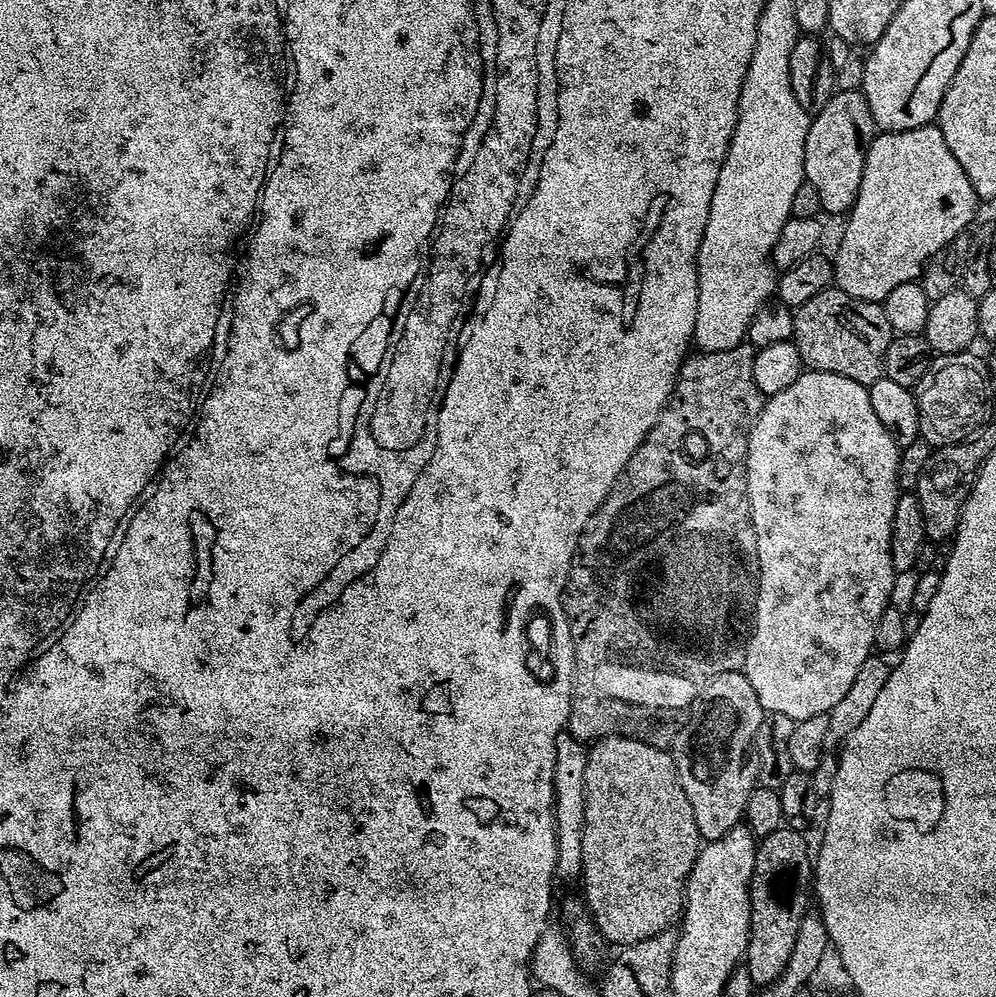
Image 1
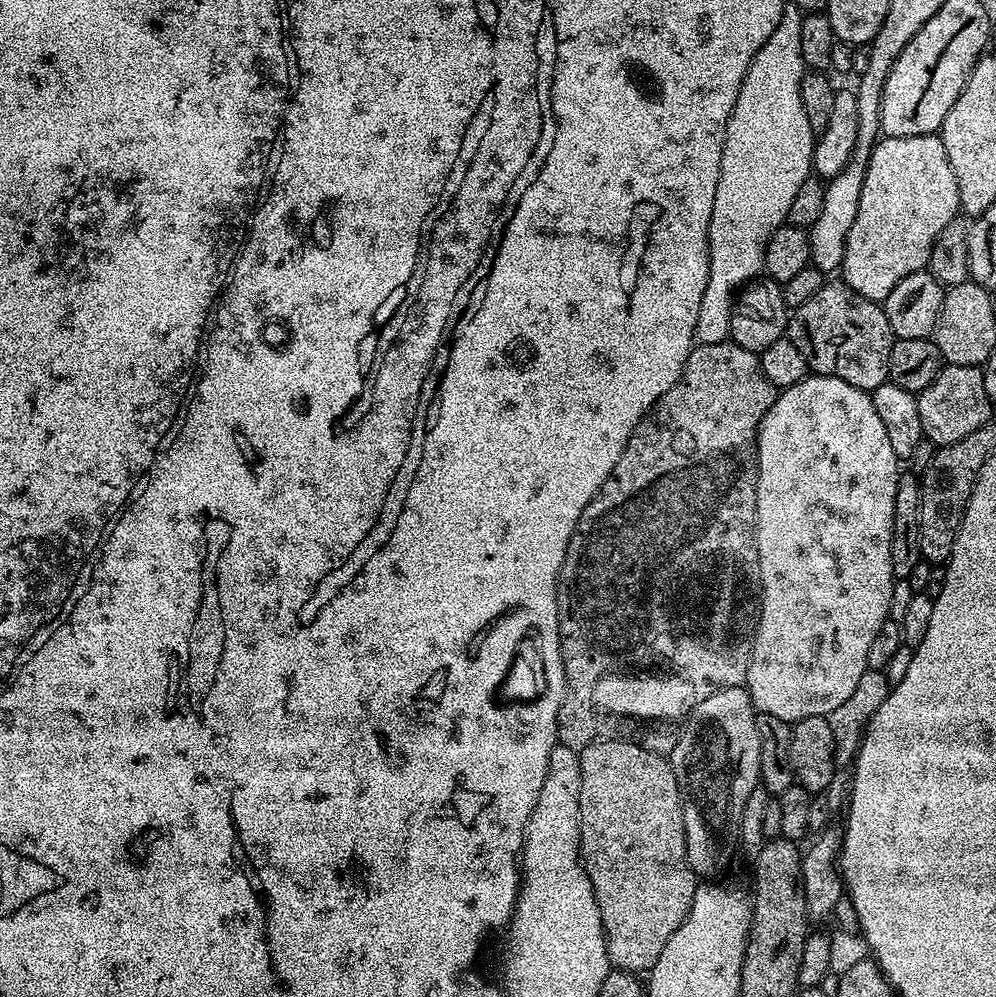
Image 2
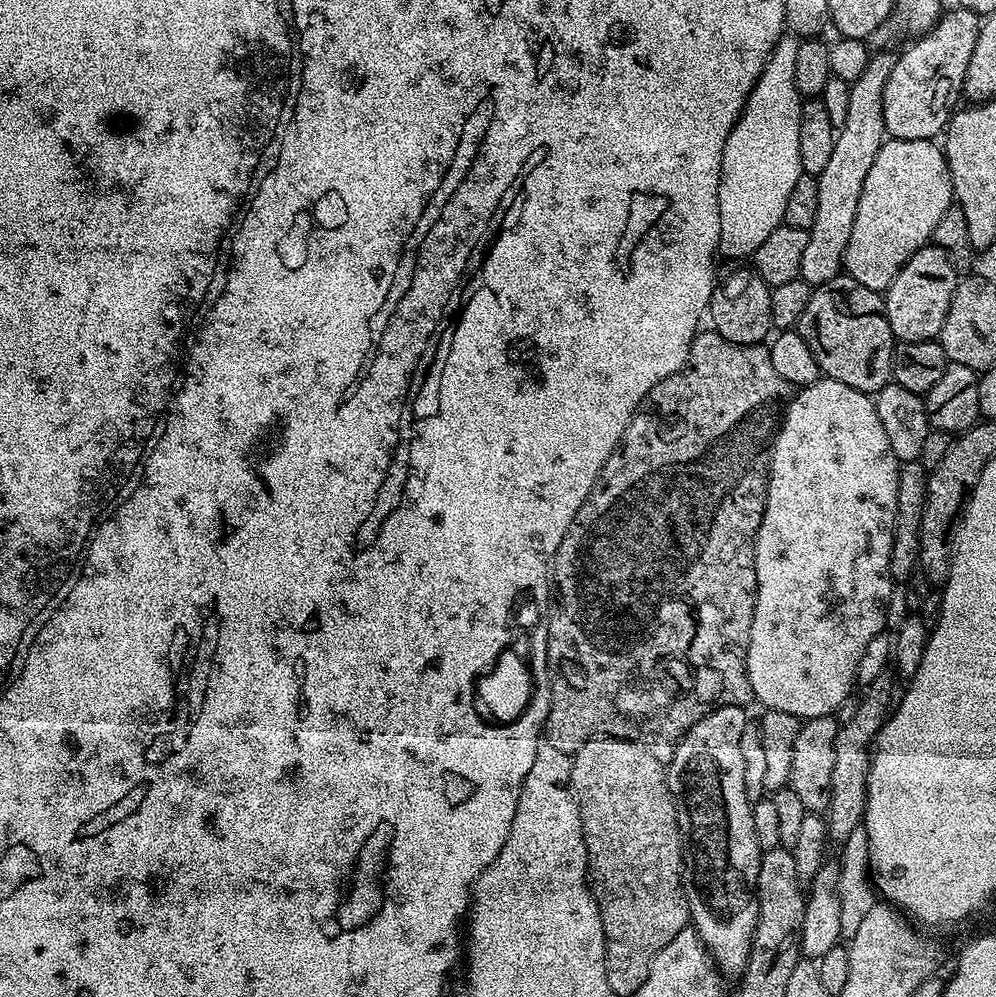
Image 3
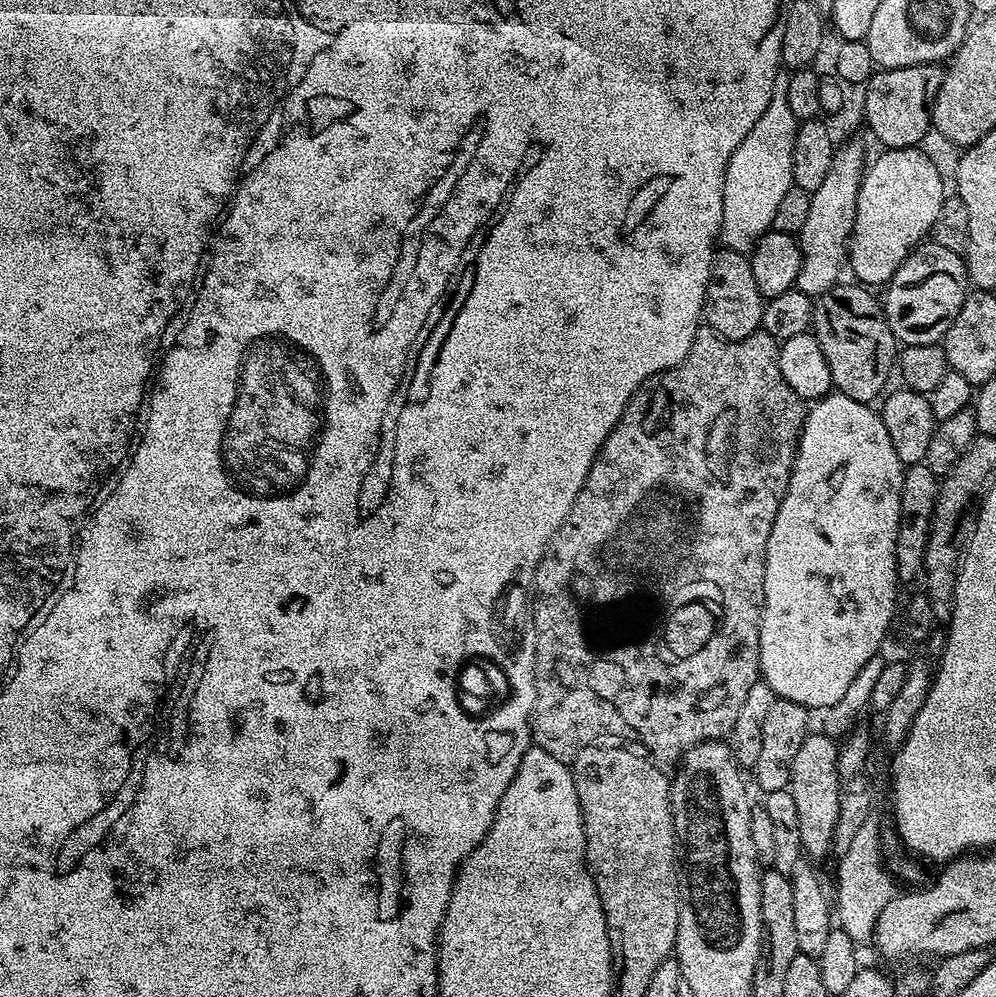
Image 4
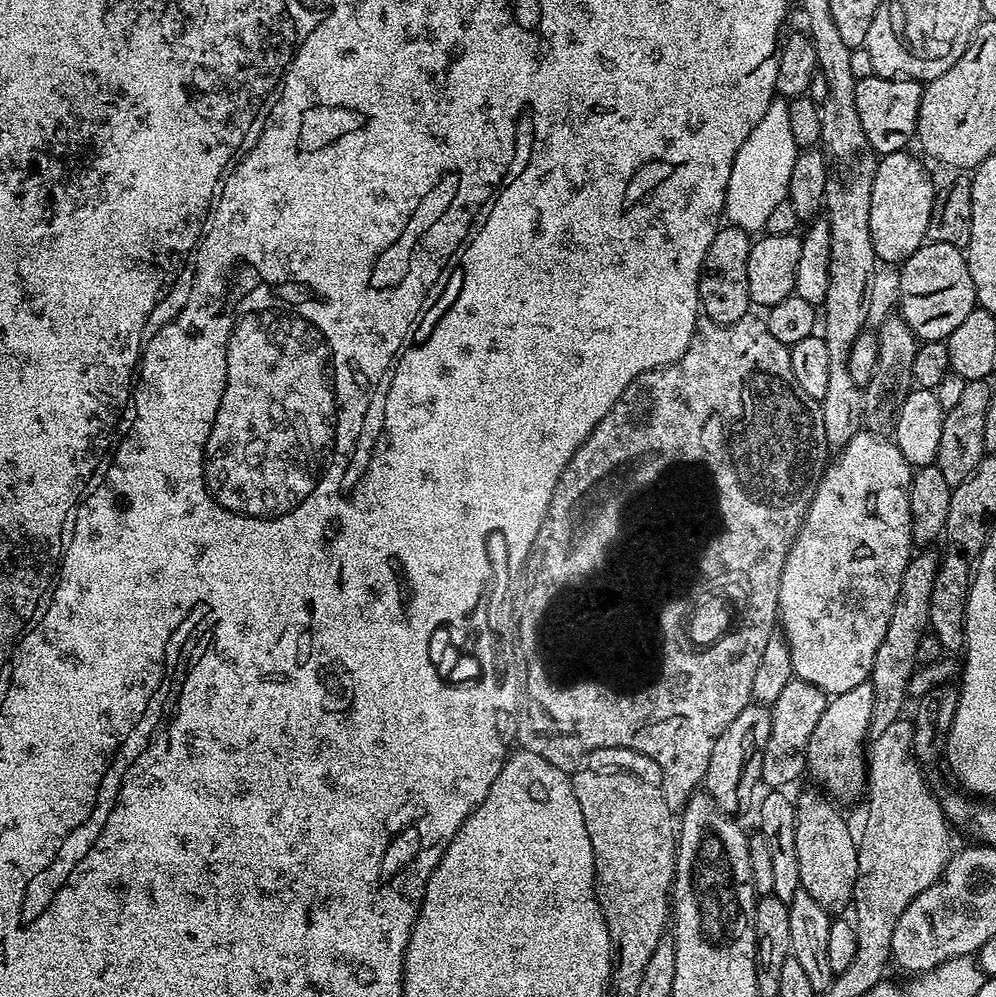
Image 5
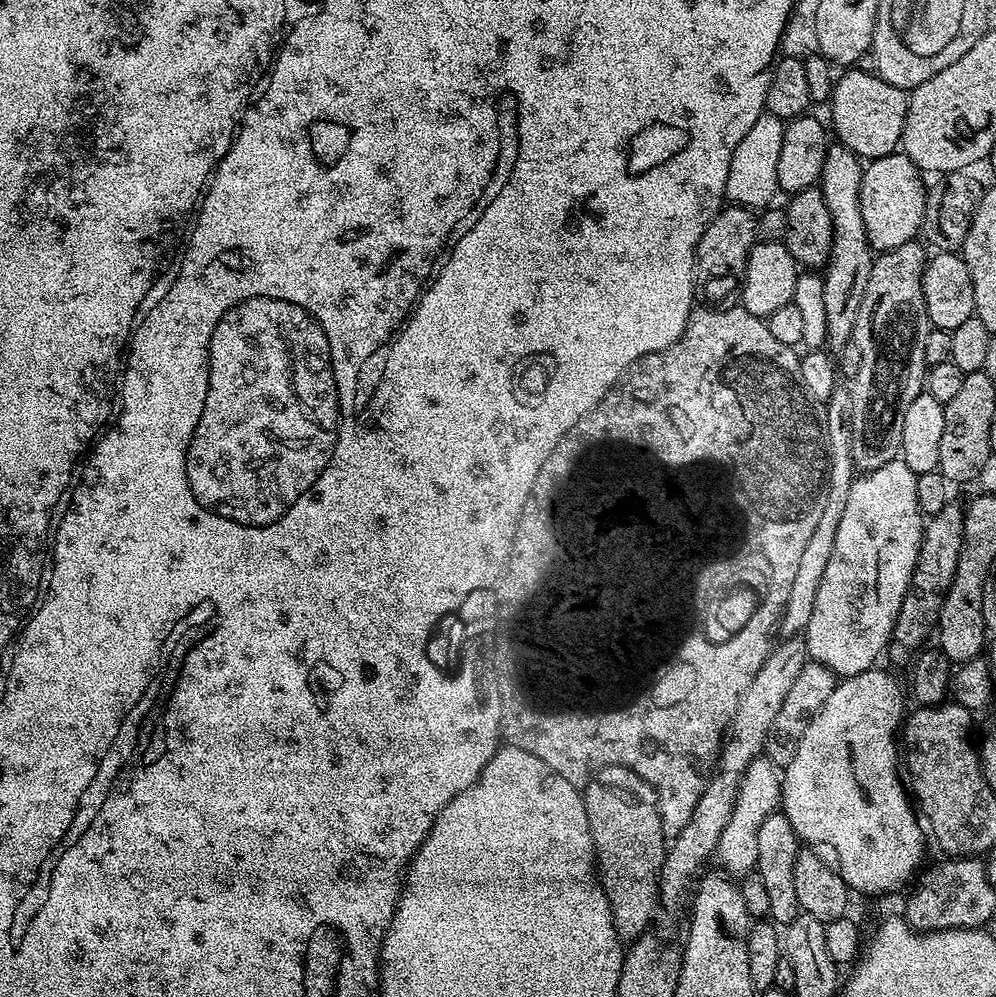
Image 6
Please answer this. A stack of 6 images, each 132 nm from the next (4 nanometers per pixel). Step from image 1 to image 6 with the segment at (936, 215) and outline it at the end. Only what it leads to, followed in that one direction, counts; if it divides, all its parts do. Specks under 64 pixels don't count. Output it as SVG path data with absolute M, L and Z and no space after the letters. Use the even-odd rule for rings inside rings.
M893 154L863 165L860 183L862 222L866 222L868 245L873 253L889 252L917 239L924 224L924 180L919 168L909 156Z

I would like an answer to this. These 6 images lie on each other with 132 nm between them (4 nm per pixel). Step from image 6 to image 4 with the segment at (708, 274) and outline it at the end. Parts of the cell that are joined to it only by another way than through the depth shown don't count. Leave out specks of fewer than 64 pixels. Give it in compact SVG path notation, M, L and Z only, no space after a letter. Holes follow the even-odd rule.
M717 251L712 261L712 277L704 295L703 323L713 328L723 340L750 338L750 334L761 331L765 303L766 298L758 290L758 282L754 282L751 259L743 252Z

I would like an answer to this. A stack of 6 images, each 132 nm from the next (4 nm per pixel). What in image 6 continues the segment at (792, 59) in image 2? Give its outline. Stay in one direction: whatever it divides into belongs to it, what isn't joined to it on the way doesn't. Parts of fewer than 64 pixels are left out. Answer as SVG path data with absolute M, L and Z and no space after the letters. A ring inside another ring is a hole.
M765 110L750 126L746 138L738 142L730 158L730 174L726 178L725 197L733 205L749 210L763 210L773 203L778 196L778 162L782 158L782 138L785 121L779 120L773 112Z

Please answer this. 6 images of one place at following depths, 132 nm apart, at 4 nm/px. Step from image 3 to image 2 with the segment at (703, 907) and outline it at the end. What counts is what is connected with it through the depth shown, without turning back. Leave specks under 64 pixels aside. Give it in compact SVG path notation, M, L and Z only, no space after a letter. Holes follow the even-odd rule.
M747 687L723 688L692 711L687 724L676 736L676 745L670 757L674 778L682 798L682 818L686 826L688 865L700 878L712 878L715 872L724 872L732 864L732 855L738 852L736 831L742 818L746 798L760 784L760 743L756 718L758 709L752 703Z

